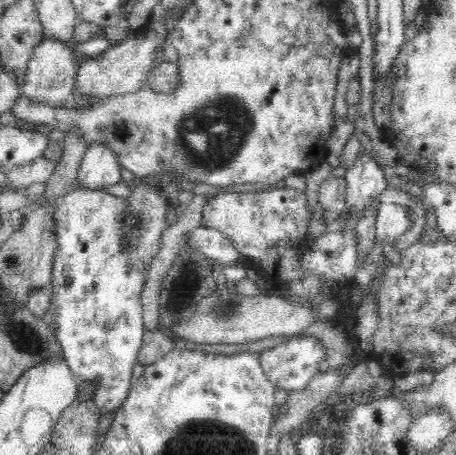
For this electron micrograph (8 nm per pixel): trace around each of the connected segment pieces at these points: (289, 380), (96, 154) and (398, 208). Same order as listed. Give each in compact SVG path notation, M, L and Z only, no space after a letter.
M302 335L264 350L260 353L260 366L274 386L284 385L290 392L304 388L316 373L324 370L325 358L326 349L320 340Z
M100 142L92 143L77 172L79 187L75 188L106 191L108 186L121 181L120 170L122 166L110 146Z
M383 204L378 208L375 223L375 238L383 247L386 242L394 243L396 238L411 228L409 208L400 204Z

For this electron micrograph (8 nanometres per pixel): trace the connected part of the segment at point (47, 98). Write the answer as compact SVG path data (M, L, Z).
M44 38L32 51L28 61L27 72L23 74L21 92L32 102L58 107L63 105L66 96L70 96L76 88L76 72L78 63L74 59L71 47L62 41Z

